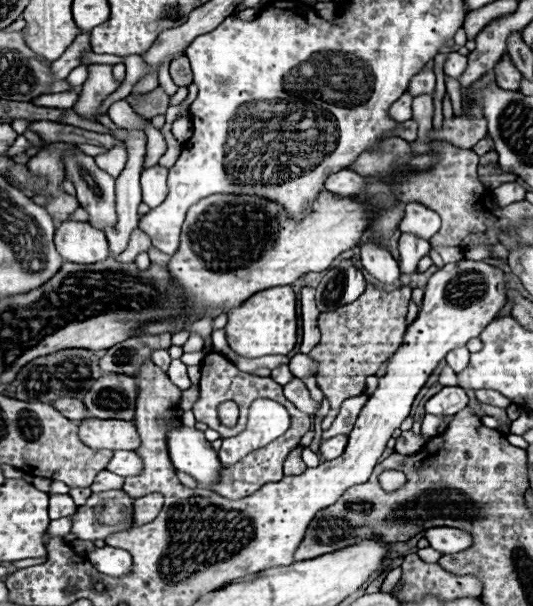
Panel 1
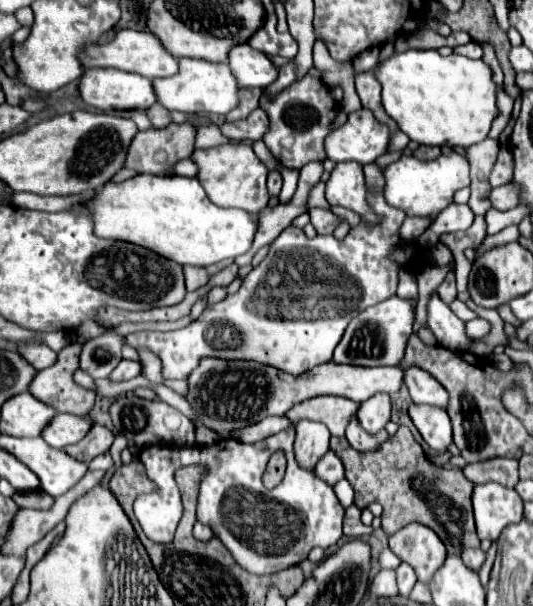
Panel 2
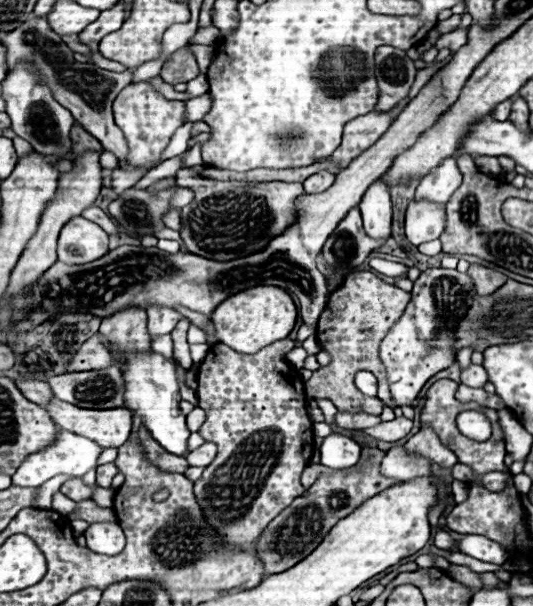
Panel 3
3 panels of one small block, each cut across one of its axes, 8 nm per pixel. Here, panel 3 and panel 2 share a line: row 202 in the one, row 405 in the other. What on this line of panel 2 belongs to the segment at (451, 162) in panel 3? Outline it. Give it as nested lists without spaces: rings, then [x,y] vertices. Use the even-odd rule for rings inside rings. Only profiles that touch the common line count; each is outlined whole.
[[[406,368],[404,370],[404,384],[410,390],[410,396],[416,404],[434,404],[446,408],[448,404],[448,392],[446,388],[434,380],[434,376],[428,376],[426,370],[422,368]]]

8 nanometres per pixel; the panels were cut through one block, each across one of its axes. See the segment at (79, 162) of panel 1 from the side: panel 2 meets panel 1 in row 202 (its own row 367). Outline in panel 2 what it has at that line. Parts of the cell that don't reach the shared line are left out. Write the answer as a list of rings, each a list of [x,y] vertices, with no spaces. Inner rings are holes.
[[[112,328],[84,342],[80,352],[80,368],[88,372],[94,380],[108,378],[110,372],[122,360],[122,344],[124,344],[124,336],[120,336]]]

